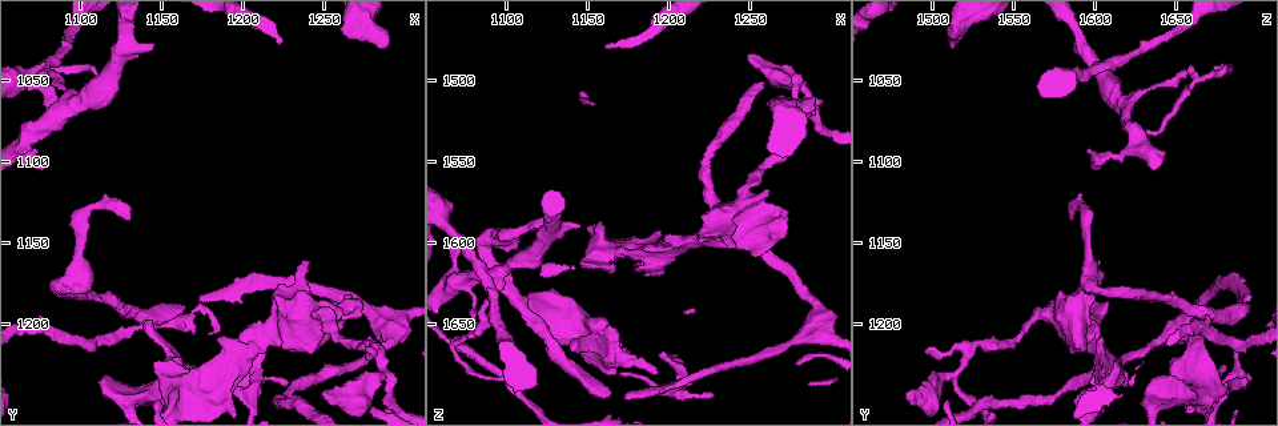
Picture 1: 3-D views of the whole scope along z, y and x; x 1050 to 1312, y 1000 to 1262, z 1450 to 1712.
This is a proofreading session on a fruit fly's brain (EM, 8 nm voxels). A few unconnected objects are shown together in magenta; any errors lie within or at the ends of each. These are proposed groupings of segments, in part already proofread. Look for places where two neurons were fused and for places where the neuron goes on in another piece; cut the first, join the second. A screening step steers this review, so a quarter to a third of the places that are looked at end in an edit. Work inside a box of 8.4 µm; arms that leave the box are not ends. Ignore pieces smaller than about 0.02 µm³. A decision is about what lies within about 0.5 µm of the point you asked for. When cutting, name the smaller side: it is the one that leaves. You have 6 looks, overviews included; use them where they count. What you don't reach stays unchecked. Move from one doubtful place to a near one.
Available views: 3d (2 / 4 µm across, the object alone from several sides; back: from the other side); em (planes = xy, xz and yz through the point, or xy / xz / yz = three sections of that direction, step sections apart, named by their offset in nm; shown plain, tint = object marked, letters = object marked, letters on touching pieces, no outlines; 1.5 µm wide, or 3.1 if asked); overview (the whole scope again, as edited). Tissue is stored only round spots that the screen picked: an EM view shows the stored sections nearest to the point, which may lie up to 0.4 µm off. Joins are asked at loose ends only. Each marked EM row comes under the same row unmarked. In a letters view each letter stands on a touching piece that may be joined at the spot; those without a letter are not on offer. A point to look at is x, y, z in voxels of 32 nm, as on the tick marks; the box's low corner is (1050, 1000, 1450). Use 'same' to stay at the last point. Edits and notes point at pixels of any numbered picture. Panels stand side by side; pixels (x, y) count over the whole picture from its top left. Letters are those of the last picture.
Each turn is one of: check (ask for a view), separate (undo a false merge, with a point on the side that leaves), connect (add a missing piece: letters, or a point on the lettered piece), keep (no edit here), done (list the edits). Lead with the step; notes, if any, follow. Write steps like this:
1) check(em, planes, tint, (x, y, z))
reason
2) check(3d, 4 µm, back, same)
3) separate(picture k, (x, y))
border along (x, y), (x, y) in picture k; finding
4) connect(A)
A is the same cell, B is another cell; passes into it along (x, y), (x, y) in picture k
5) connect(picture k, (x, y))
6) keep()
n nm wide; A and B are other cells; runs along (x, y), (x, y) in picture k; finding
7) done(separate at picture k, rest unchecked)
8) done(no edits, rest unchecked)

check(3d, 4 µm, (1128, 1136, 1588))
an open end

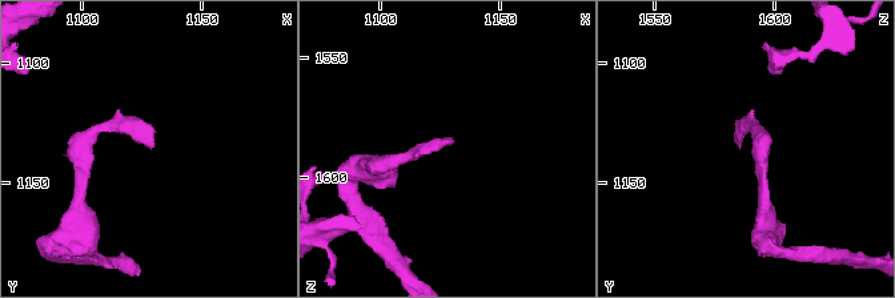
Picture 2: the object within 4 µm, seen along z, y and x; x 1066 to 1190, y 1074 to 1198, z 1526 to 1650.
check(em, planes, letters, (1128, 1136, 1585))
now the EM

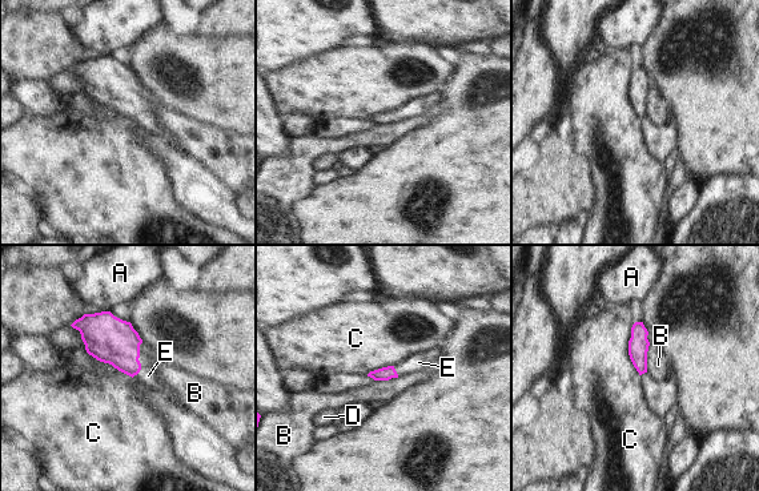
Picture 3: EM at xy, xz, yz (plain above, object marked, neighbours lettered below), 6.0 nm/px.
connect(E)
E is the same cell, A, B, C and D are other cells; passes into it along (109, 339), (139, 361), (148, 375) in picture 3; the neuron continues

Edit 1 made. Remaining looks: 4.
check(em, planes, tint, (1206, 1216, 1602))
narrows sharply

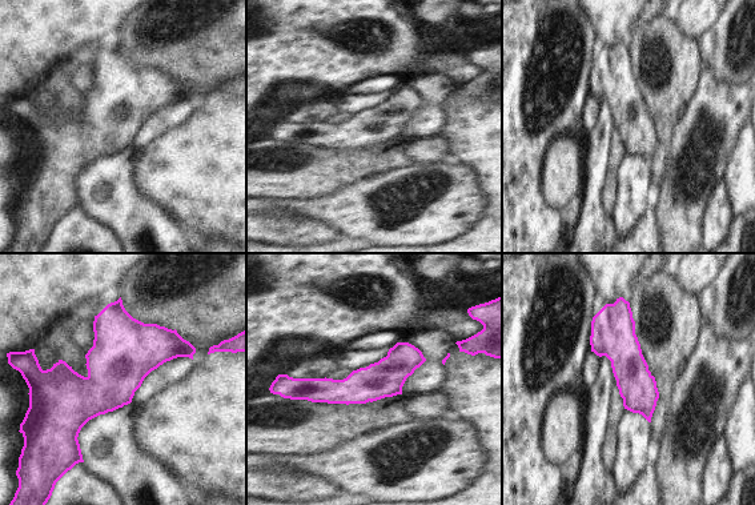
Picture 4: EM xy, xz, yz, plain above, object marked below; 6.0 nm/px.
check(em, planes, letters, same)

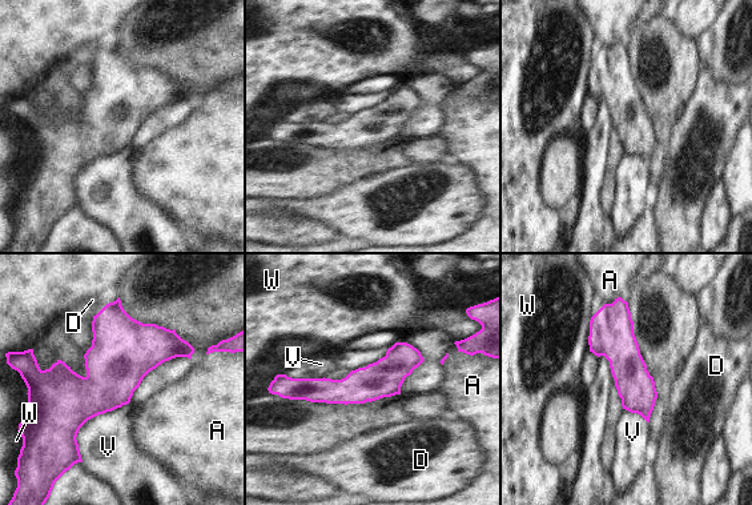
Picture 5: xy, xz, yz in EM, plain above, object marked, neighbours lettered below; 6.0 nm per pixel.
keep()
220 nm wide; A, D, V and W are other cells; border along (129, 401), (80, 428), (81, 461) in picture 5; continuous, no second neuron

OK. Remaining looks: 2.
done(connect at picture 3, rest unchecked)

